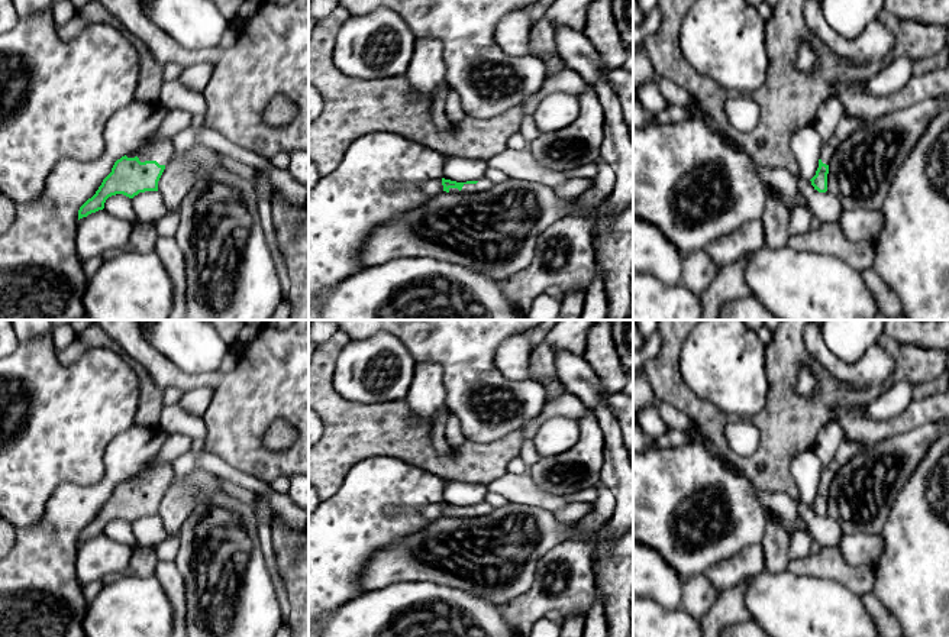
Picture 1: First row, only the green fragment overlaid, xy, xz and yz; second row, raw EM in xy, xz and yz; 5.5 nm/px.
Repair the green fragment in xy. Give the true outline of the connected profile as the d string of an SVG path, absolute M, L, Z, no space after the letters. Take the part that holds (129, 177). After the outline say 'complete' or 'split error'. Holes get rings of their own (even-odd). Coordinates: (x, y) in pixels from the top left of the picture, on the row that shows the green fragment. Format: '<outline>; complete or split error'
M172 139L151 140L138 153L133 151L117 159L96 194L78 210L78 220L104 208L109 197L123 194L133 198L139 193L158 191L158 181L172 155Z; split error

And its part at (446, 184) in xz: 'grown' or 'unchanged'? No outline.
grown

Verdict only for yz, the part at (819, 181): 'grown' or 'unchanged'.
grown

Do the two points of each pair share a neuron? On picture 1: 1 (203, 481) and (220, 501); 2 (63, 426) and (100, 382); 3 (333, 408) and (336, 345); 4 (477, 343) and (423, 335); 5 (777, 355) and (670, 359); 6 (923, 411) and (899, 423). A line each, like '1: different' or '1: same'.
1: different
2: same
3: same
4: same
5: same
6: same

